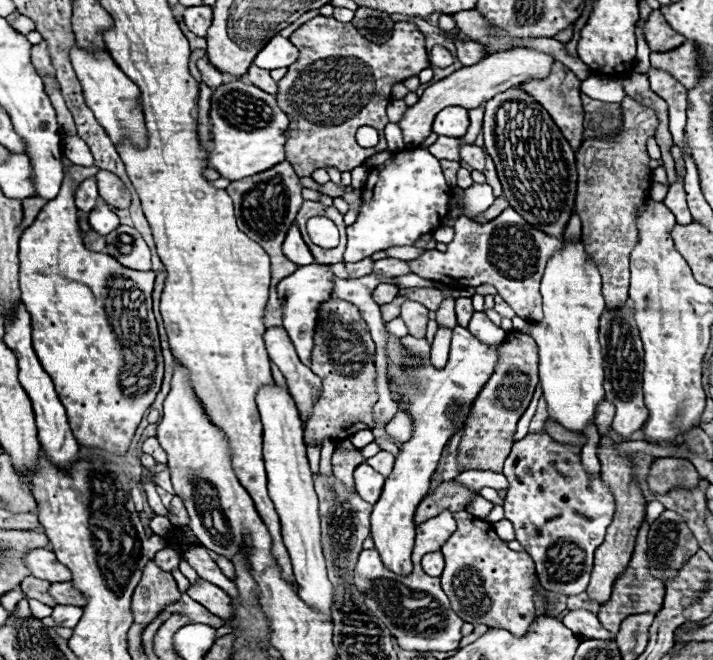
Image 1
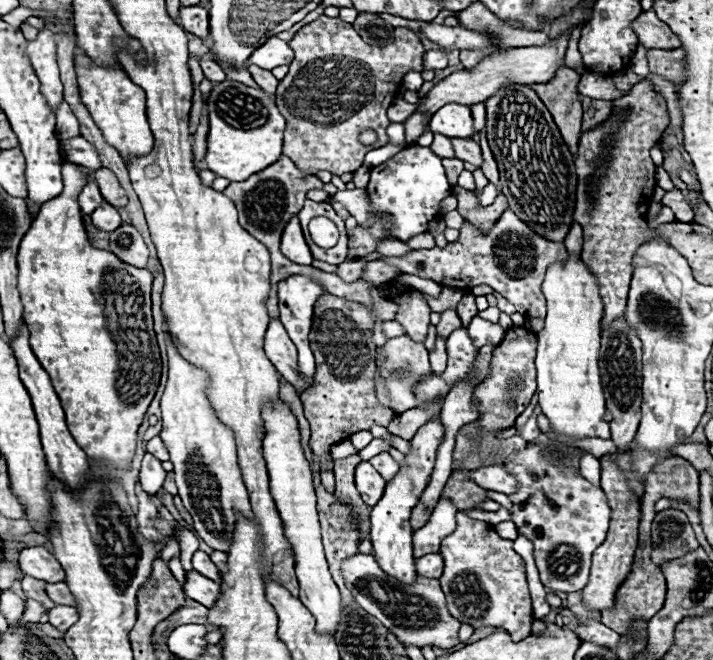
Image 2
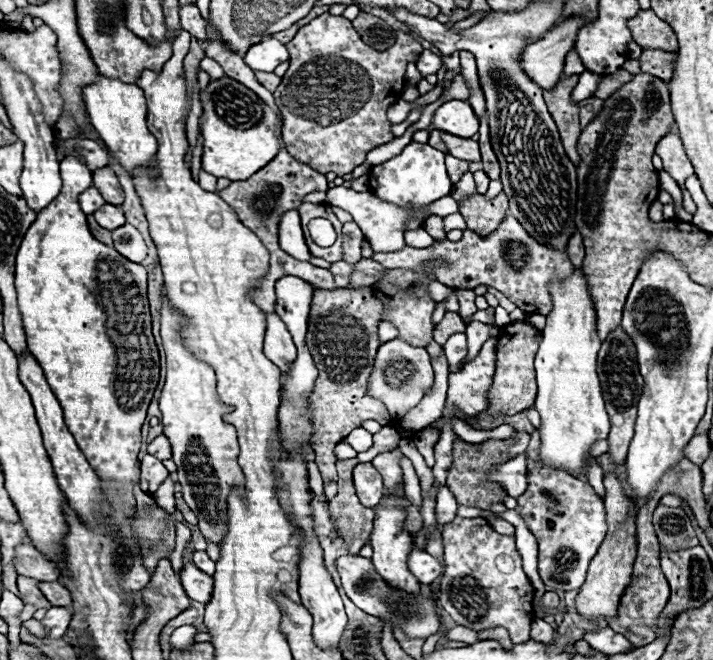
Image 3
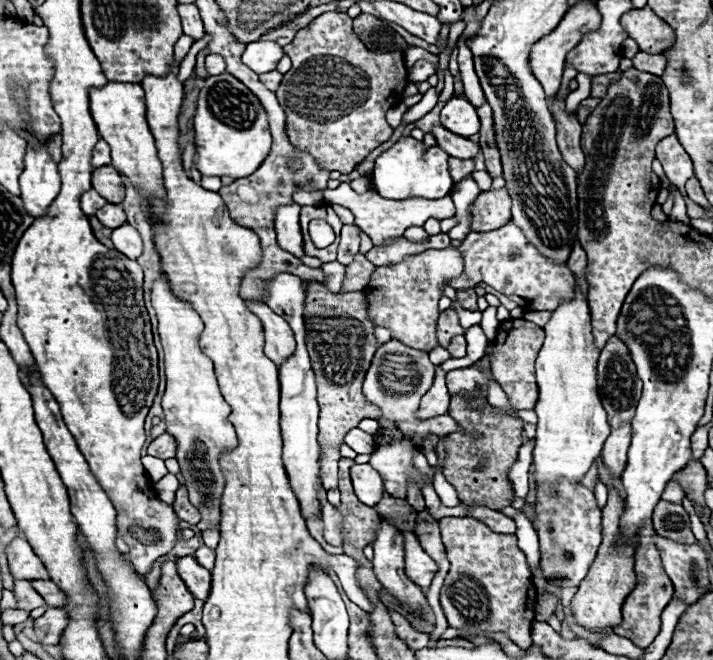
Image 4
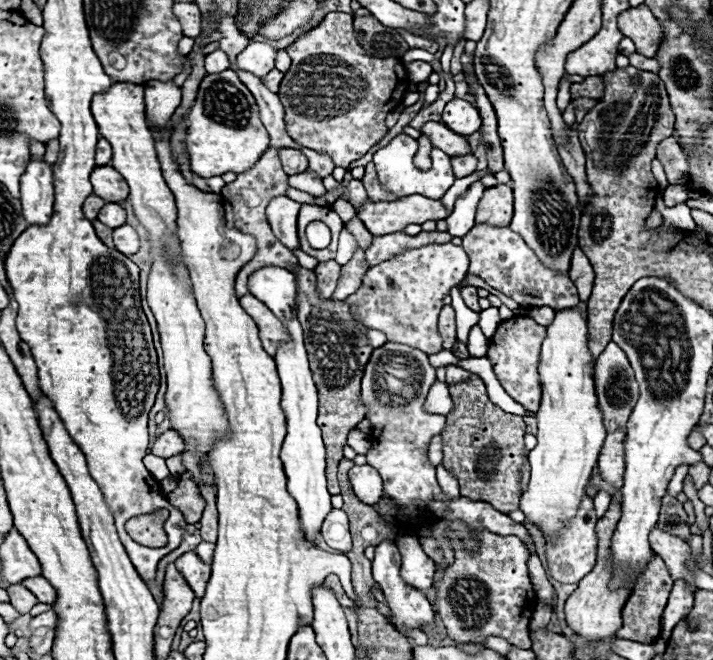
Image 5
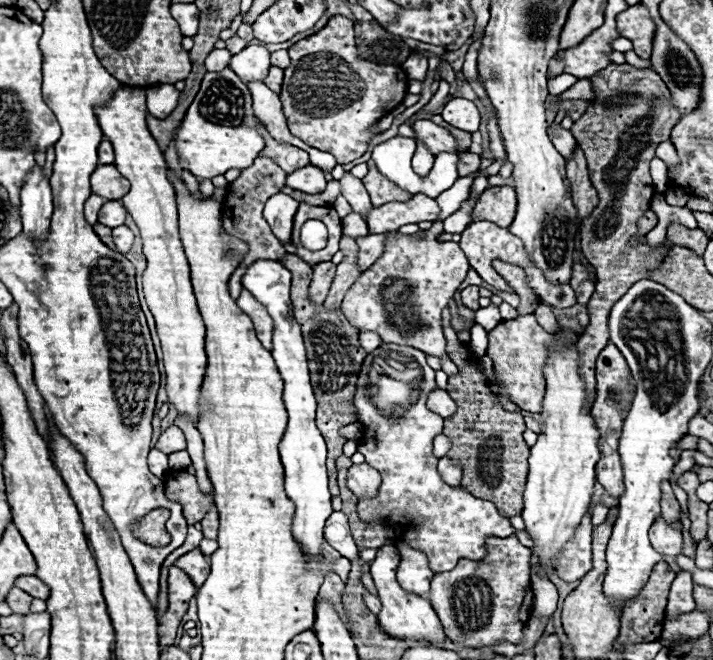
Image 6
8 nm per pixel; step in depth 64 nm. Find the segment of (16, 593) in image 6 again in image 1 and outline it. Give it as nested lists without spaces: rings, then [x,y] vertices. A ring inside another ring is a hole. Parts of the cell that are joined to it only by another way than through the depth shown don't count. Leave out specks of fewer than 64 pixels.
[[[28,576],[22,580],[22,592],[28,596],[28,598],[34,598],[34,600],[40,600],[44,602],[46,606],[56,606],[56,600],[48,594],[48,588],[50,588],[50,582],[46,580],[38,580],[34,576]]]

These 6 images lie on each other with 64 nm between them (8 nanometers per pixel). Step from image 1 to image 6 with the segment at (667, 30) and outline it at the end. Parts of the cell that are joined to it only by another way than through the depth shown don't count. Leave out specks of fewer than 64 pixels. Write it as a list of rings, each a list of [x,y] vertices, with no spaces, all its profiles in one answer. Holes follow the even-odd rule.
[[[642,4],[630,6],[626,12],[620,12],[616,16],[618,34],[628,38],[634,46],[634,52],[648,60],[652,52],[652,38],[654,38],[654,22],[650,20],[648,10]]]

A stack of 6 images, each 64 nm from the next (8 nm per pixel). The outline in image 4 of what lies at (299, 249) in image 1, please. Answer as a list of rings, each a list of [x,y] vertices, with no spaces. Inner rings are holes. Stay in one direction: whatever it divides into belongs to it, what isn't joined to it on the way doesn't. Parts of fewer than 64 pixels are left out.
[[[282,204],[274,214],[274,230],[278,234],[278,242],[284,250],[294,256],[304,256],[304,242],[300,232],[300,204]]]

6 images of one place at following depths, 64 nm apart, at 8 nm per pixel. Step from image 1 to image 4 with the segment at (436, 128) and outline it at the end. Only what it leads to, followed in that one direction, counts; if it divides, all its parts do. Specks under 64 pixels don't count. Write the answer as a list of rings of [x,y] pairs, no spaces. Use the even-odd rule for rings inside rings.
[[[452,98],[440,112],[440,124],[458,136],[472,136],[480,130],[476,108],[466,98]]]

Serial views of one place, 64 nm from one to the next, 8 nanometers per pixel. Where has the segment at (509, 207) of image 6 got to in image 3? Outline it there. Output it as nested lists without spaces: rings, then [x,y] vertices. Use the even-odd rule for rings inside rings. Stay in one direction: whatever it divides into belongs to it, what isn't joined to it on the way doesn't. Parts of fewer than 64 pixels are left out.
[[[504,192],[488,200],[484,194],[474,194],[460,204],[460,214],[466,220],[467,228],[486,236],[498,228],[502,218],[508,214],[508,198]]]

